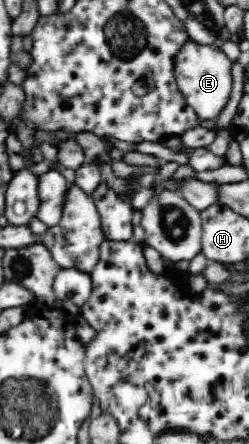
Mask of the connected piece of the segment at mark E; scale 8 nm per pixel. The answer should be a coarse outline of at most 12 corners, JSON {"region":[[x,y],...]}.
{"region":[[190,38],[173,57],[186,103],[202,120],[229,101],[232,61]]}

